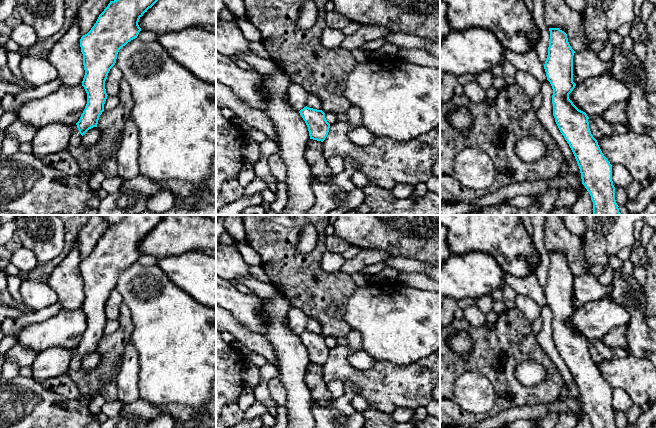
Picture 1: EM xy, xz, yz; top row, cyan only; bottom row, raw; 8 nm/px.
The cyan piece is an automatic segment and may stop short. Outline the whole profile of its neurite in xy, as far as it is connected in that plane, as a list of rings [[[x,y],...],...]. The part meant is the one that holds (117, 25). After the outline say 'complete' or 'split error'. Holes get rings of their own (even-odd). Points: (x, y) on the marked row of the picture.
[[[114,0],[99,15],[91,30],[80,39],[85,75],[82,86],[87,93],[87,104],[79,121],[76,123],[83,136],[89,129],[97,127],[98,120],[104,111],[107,99],[105,81],[110,69],[115,65],[119,50],[131,40],[137,38],[141,28],[139,19],[158,0]]] | complete

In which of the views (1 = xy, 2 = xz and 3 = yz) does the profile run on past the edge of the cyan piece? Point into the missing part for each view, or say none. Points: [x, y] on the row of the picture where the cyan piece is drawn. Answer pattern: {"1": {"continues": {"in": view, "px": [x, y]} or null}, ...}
{"1": {"continues": null}, "2": {"continues": null}, "3": {"continues": null}}

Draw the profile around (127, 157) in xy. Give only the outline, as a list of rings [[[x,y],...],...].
[[[128,117],[125,122],[122,144],[115,157],[117,161],[118,176],[123,180],[135,178],[140,174],[138,156],[138,130],[130,117]]]

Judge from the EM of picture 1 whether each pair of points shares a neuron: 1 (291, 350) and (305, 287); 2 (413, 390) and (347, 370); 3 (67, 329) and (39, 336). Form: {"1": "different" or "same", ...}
{"1": "different", "2": "same", "3": "same"}

